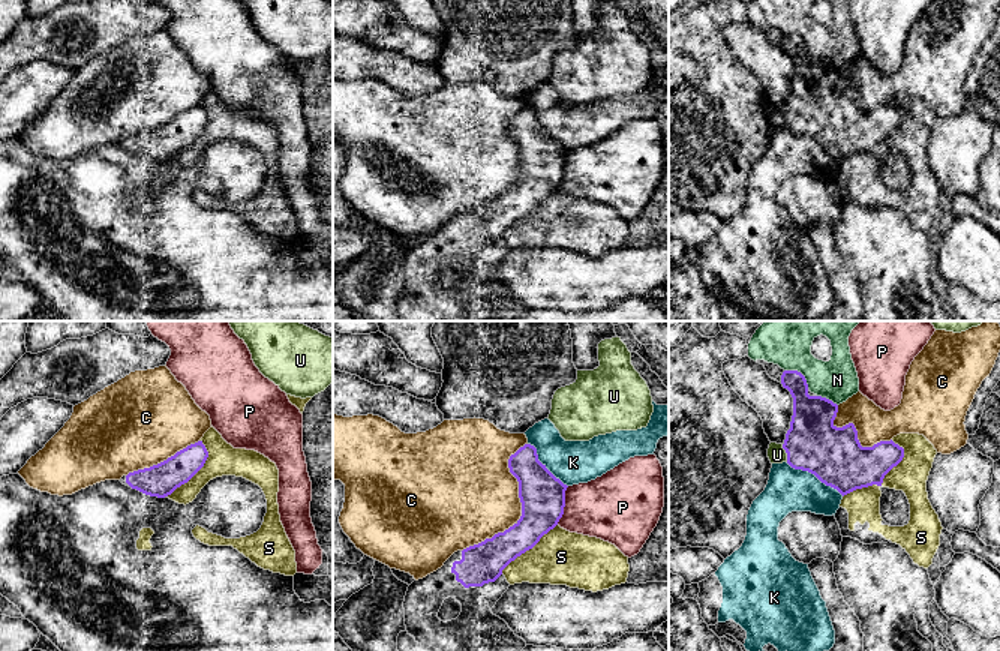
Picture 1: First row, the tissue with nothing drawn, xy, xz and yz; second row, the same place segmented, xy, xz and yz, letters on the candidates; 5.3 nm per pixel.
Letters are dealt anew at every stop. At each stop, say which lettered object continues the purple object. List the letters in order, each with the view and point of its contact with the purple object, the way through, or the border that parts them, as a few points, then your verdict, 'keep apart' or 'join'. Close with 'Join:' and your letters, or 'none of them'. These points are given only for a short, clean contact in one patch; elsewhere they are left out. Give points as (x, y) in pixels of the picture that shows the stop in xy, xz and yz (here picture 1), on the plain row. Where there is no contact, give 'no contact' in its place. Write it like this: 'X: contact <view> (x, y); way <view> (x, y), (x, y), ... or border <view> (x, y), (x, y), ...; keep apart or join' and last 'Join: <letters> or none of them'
C: contact xz (522, 171); keep apart
K: contact yz (814, 138); keep apart
N: contact yz (799, 36); keep apart
P: contact xz (564, 170); keep apart
S: contact yz (879, 149); keep apart
U: contact yz (786, 116); keep apart
Join: none of them

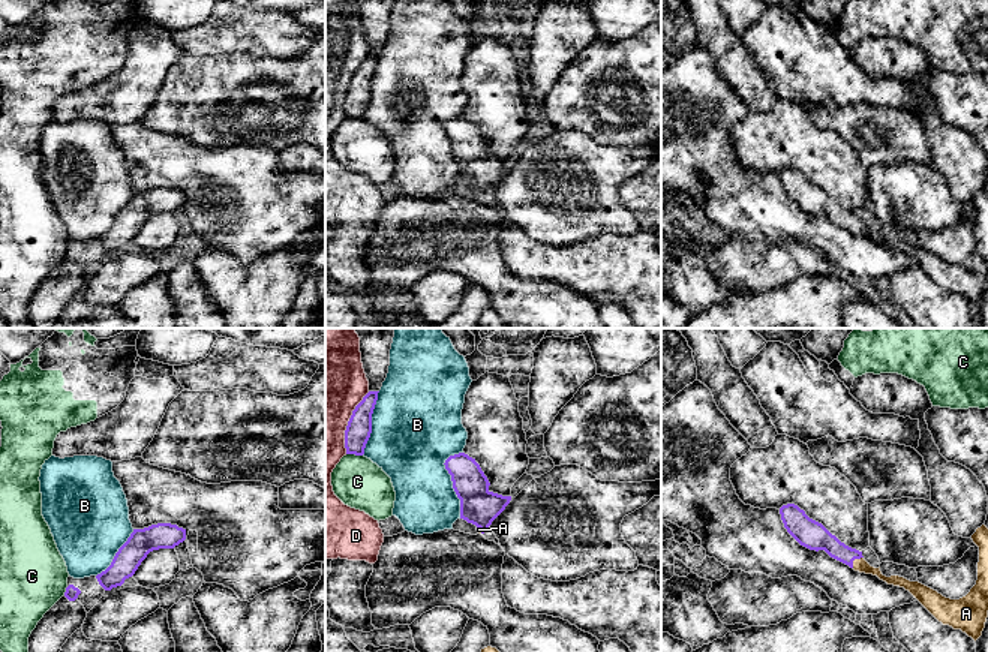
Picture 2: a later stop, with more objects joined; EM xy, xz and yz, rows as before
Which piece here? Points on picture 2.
A: contact yz (855, 222); way yz (814, 200), (855, 222), (861, 230); join
B: contact xz (453, 147); keep apart
C: contact xz (354, 117); keep apart
D: contact xz (348, 87); keep apart
Join: A

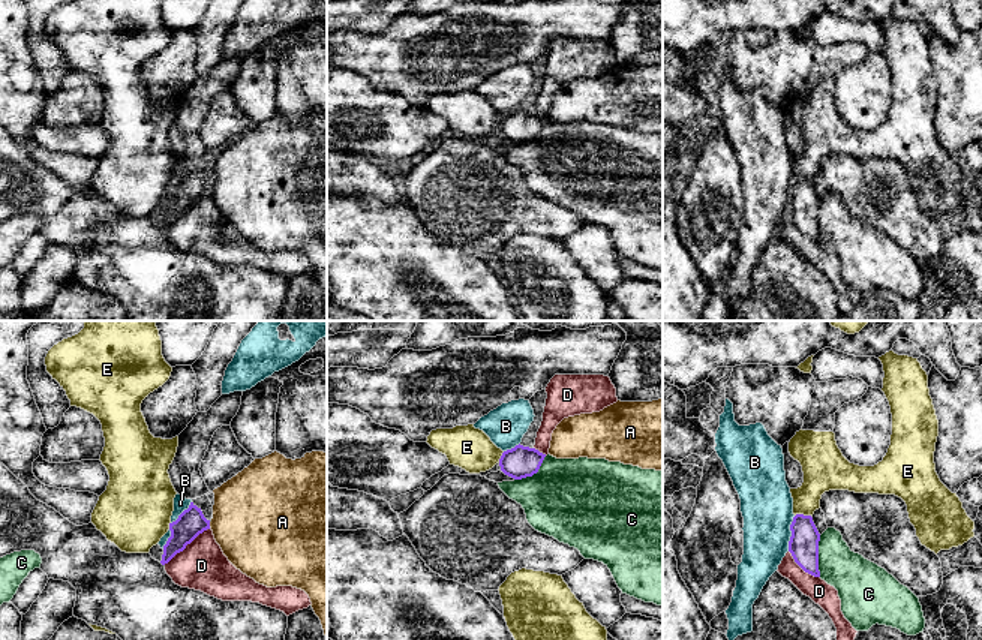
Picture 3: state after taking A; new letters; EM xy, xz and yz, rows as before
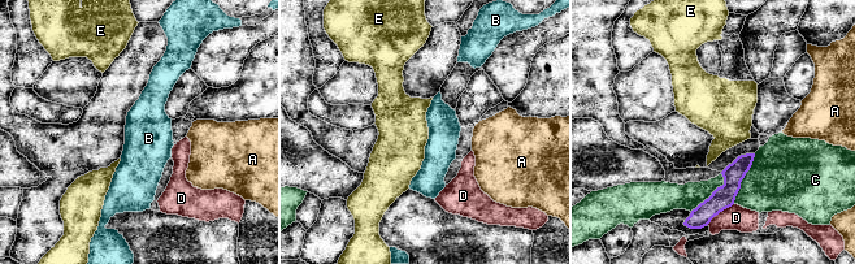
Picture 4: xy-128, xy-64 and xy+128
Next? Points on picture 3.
A: contact xy (209, 189); border xy (209, 186), (210, 191); keep apart
B: contact yz (792, 198); border yz (795, 180), (790, 189), (787, 215); keep apart
C: contact yz (817, 221); keep apart
D: contact xy (186, 209); keep apart
E: contact yz (802, 179); border yz (810, 179), (795, 180); keep apart
Join: none of them

